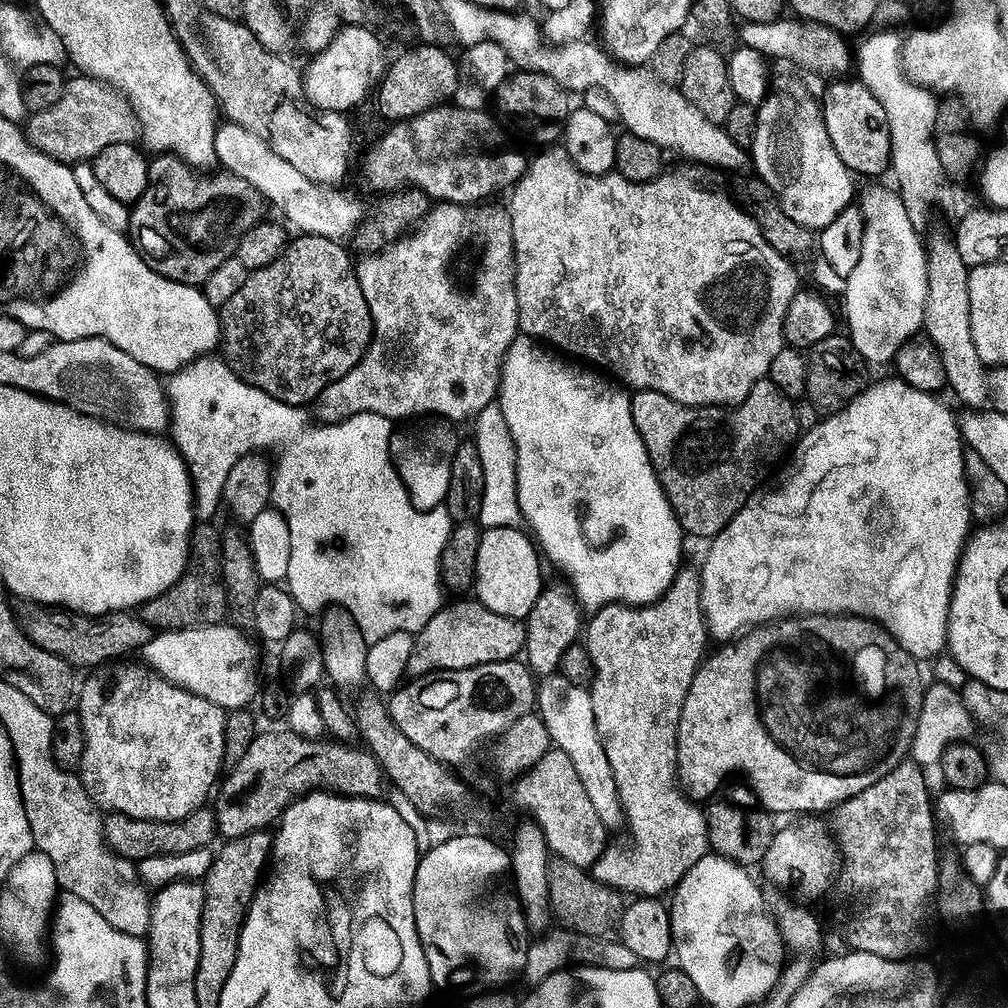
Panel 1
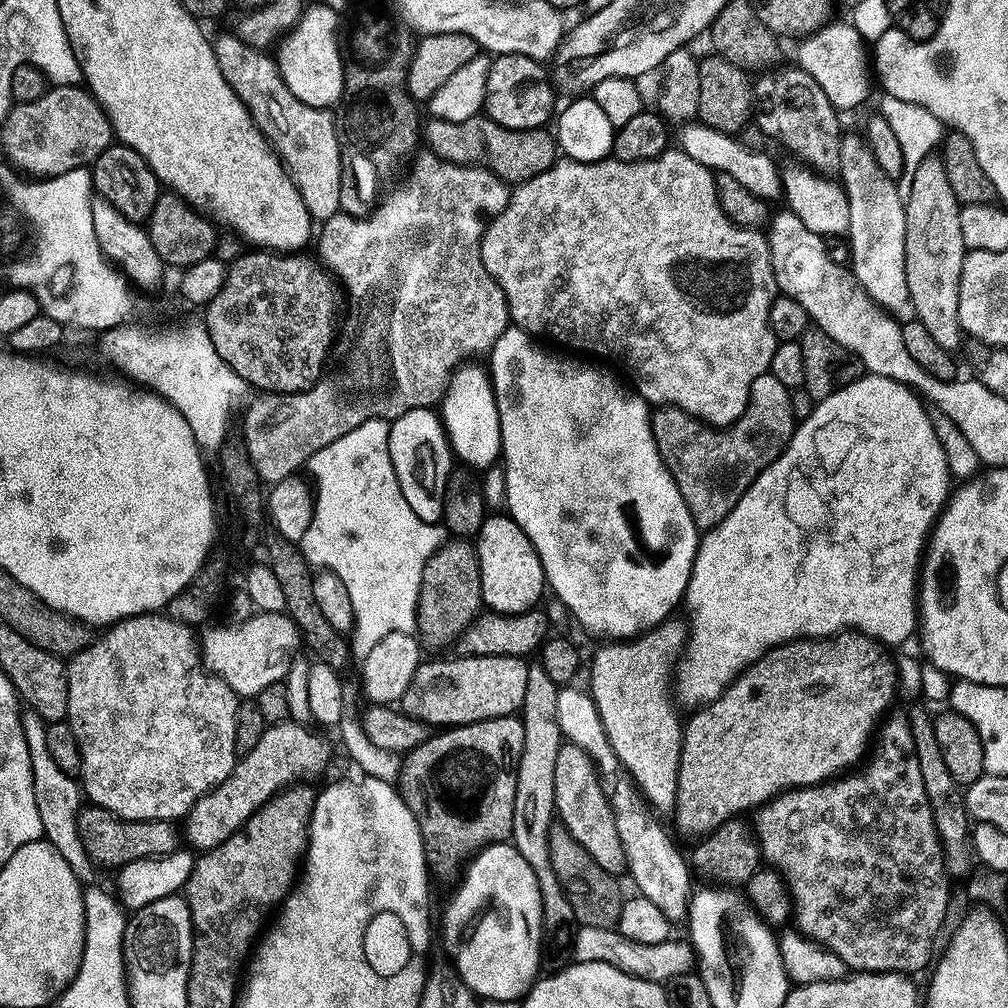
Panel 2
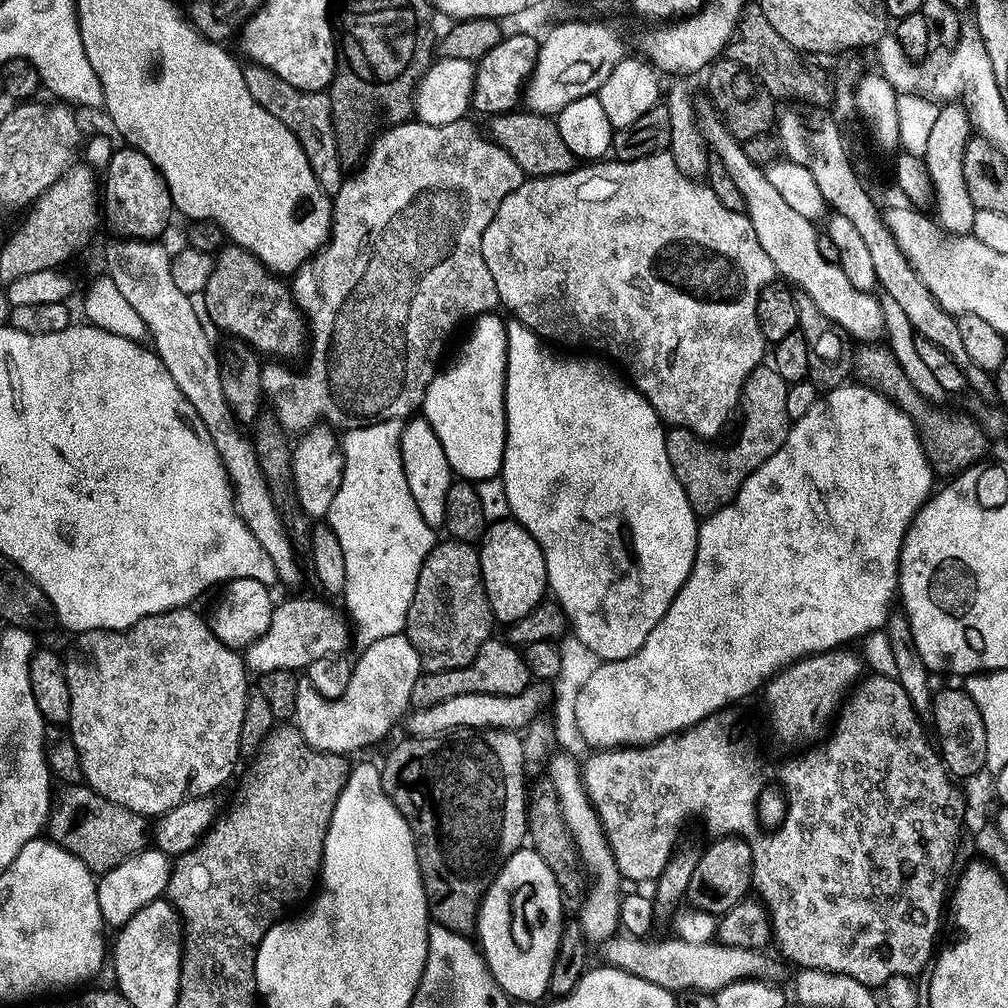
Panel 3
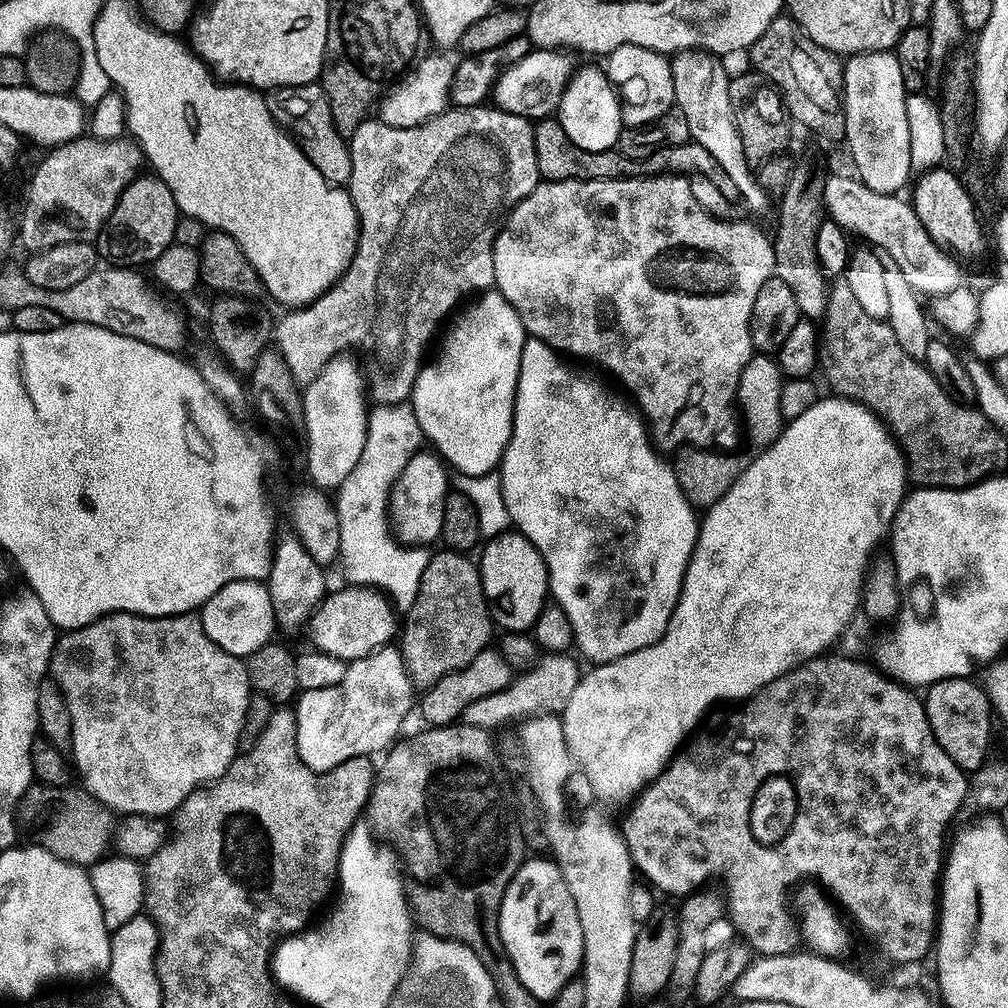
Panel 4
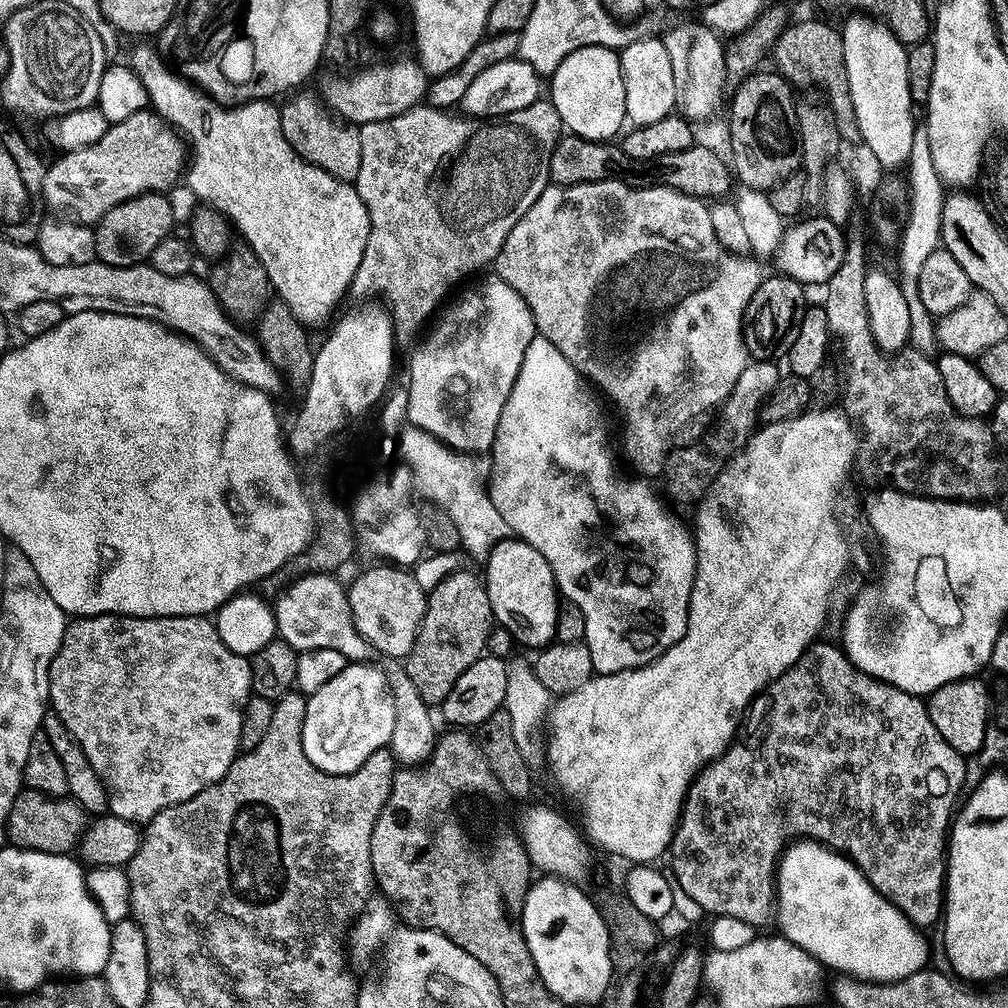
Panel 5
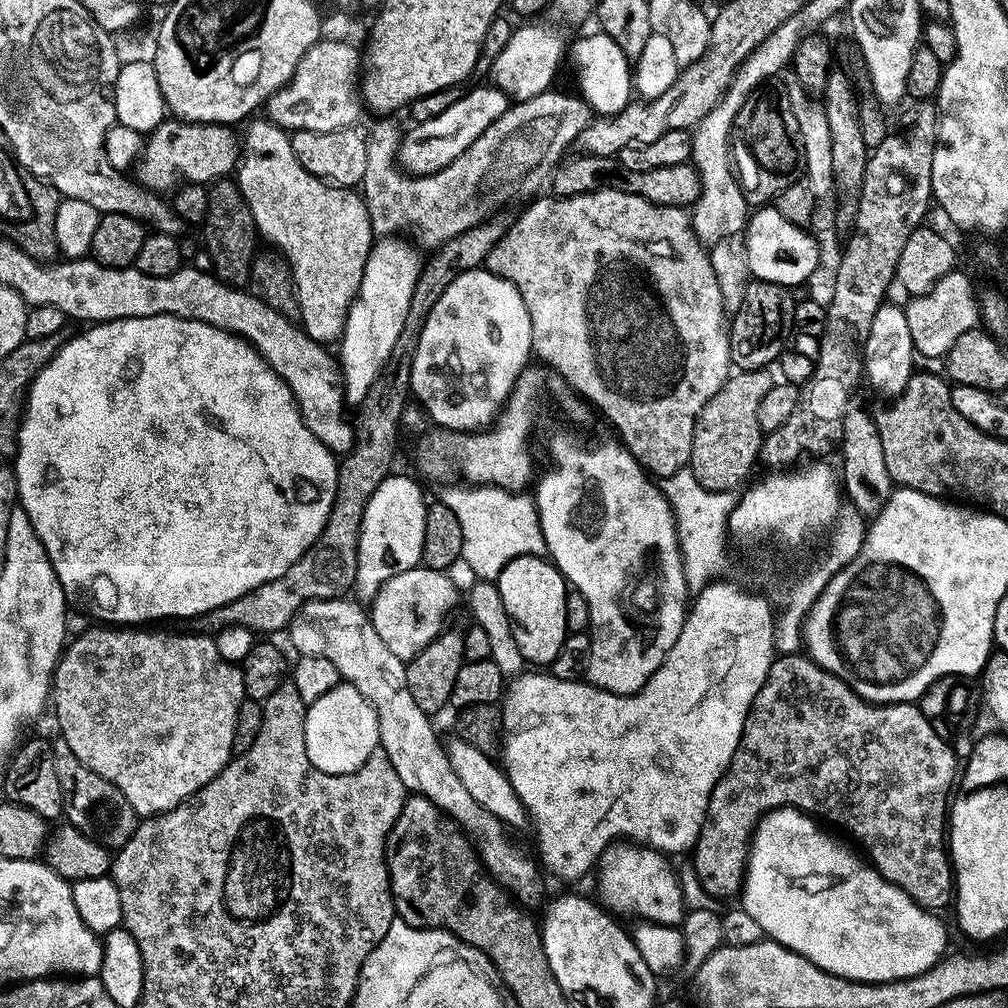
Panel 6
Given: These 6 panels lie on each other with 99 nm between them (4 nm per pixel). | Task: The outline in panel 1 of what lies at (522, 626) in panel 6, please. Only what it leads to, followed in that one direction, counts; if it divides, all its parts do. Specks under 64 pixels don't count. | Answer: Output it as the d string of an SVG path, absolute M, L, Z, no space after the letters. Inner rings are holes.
M485 528L480 533L474 579L475 599L506 618L523 621L546 585L540 577L541 555L533 537L520 528Z

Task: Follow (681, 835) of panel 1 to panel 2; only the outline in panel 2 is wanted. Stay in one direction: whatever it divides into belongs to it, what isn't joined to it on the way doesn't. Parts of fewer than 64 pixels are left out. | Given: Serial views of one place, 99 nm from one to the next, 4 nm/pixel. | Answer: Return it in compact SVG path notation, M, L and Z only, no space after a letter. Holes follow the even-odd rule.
M676 619L664 620L649 632L641 632L630 640L601 643L601 648L592 656L592 669L588 672L587 687L606 730L606 738L610 738L610 746L620 760L620 767L657 813L671 813L675 809L676 771L680 768L682 716L680 720L674 703L674 669L688 642L688 626L683 619Z

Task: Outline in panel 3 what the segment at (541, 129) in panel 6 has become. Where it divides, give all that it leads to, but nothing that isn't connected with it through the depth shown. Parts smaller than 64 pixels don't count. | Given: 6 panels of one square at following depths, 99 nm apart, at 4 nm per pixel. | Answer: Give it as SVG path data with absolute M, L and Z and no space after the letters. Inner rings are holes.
M463 118L458 121L450 122L449 125L442 126L430 126L424 125L419 122L409 122L406 124L396 124L392 128L385 128L383 132L379 133L369 143L368 151L362 161L362 163L355 169L356 172L347 177L344 183L340 185L340 189L334 194L334 199L332 200L332 231L328 234L328 243L312 257L308 263L304 264L302 267L296 269L294 275L290 280L290 287L292 290L292 298L296 301L296 307L300 309L304 314L304 319L306 321L306 332L310 337L310 348L312 344L312 353L308 356L308 369L305 370L301 376L295 376L292 372L287 372L284 368L267 368L265 367L260 373L260 387L262 389L263 395L272 403L272 410L270 410L271 415L275 417L277 423L283 428L285 433L292 434L303 434L309 430L315 429L317 426L325 420L328 424L344 424L343 426L359 426L365 422L375 422L378 420L399 420L403 421L405 418L411 417L413 413L421 407L424 400L424 395L427 392L428 383L435 378L438 373L438 365L436 363L440 360L440 355L444 352L444 343L452 336L452 331L459 326L463 320L471 321L473 318L480 317L484 313L495 313L497 311L498 305L500 304L500 299L498 298L498 290L494 286L494 278L490 278L490 270L486 270L486 262L482 258L480 251L482 250L482 234L486 230L486 226L490 226L490 218L494 218L494 214L498 210L498 206L502 206L502 198L509 196L514 190L518 190L518 186L523 184L526 177L522 169L518 166L518 162L514 162L514 158L510 158L510 154L502 146L498 146L495 140L489 138L483 131L479 132L474 125L471 124L468 118Z

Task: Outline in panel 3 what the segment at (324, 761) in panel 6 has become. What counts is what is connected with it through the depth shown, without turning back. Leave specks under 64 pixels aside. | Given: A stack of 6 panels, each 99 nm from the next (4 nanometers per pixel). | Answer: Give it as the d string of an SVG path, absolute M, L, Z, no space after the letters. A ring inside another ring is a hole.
M401 634L390 638L378 638L378 642L374 642L359 654L361 656L352 664L350 686L346 686L346 694L342 694L336 700L322 698L318 690L314 690L314 686L310 686L307 682L298 683L294 724L306 738L309 748L329 754L356 752L359 748L382 739L396 723L398 725L401 723L402 717L409 711L414 682L422 675L422 671L419 655L407 637Z

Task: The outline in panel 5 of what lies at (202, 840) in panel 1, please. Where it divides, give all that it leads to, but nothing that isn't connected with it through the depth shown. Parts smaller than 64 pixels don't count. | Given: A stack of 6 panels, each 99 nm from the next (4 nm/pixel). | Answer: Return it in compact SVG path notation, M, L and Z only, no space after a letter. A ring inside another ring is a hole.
M24 790L12 804L8 815L6 839L13 848L62 856L71 853L79 845L89 824L90 820L83 806L75 800Z

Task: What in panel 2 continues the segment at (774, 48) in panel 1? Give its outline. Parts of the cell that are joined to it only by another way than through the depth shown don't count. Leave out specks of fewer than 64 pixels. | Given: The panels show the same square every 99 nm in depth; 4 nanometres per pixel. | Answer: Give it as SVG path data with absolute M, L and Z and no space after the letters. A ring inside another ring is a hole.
M832 20L797 43L797 65L818 82L837 111L858 107L870 94L872 66L863 40L853 23Z

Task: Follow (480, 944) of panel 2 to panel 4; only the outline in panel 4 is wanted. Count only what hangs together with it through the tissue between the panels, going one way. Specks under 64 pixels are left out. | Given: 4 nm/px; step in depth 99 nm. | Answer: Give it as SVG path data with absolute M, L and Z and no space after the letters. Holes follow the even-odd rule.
M525 859L514 874L510 886L506 886L506 894L500 903L500 937L517 978L536 1000L554 1001L564 984L581 971L584 963L584 939L582 922L578 922L578 906L574 906L574 898L566 886L564 876L560 873L558 865L551 859Z

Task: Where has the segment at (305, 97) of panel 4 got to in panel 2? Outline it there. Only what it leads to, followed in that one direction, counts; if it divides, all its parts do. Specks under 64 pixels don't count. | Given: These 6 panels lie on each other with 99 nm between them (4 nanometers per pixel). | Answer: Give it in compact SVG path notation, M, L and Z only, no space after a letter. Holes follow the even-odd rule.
M235 34L215 38L214 49L222 78L238 94L261 134L283 160L313 221L323 222L336 215L340 211L340 139L336 137L333 113L294 98L267 51L252 48Z

